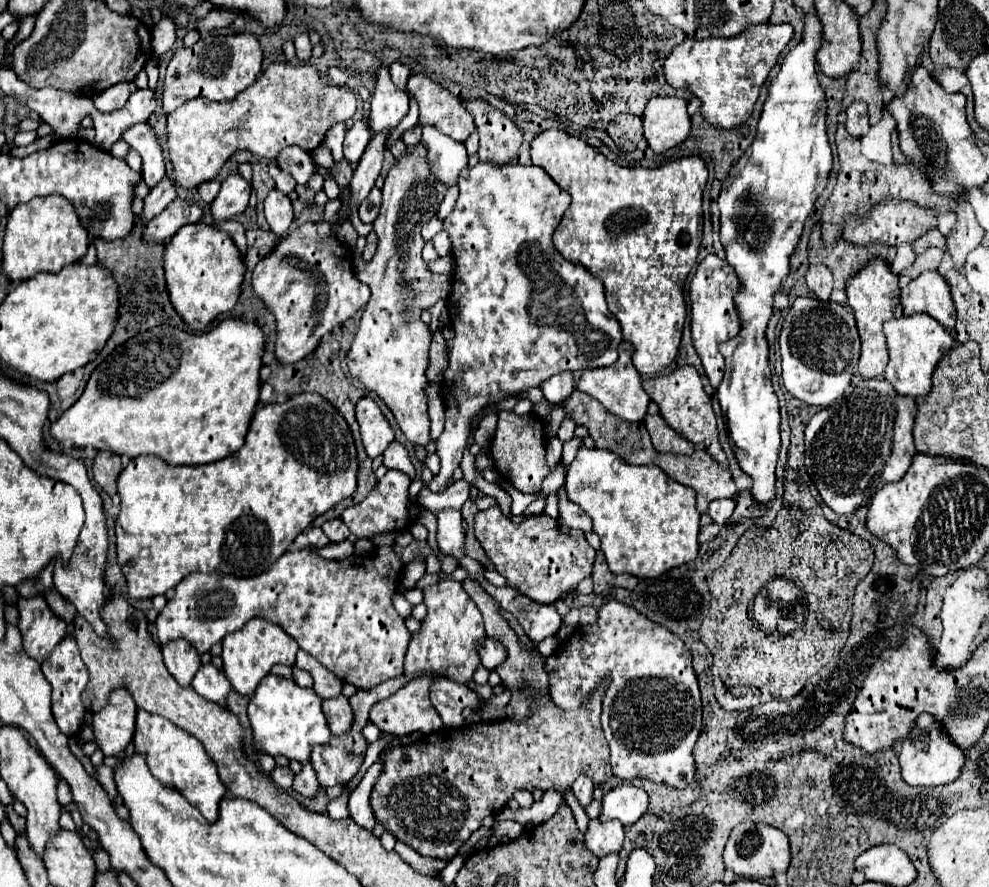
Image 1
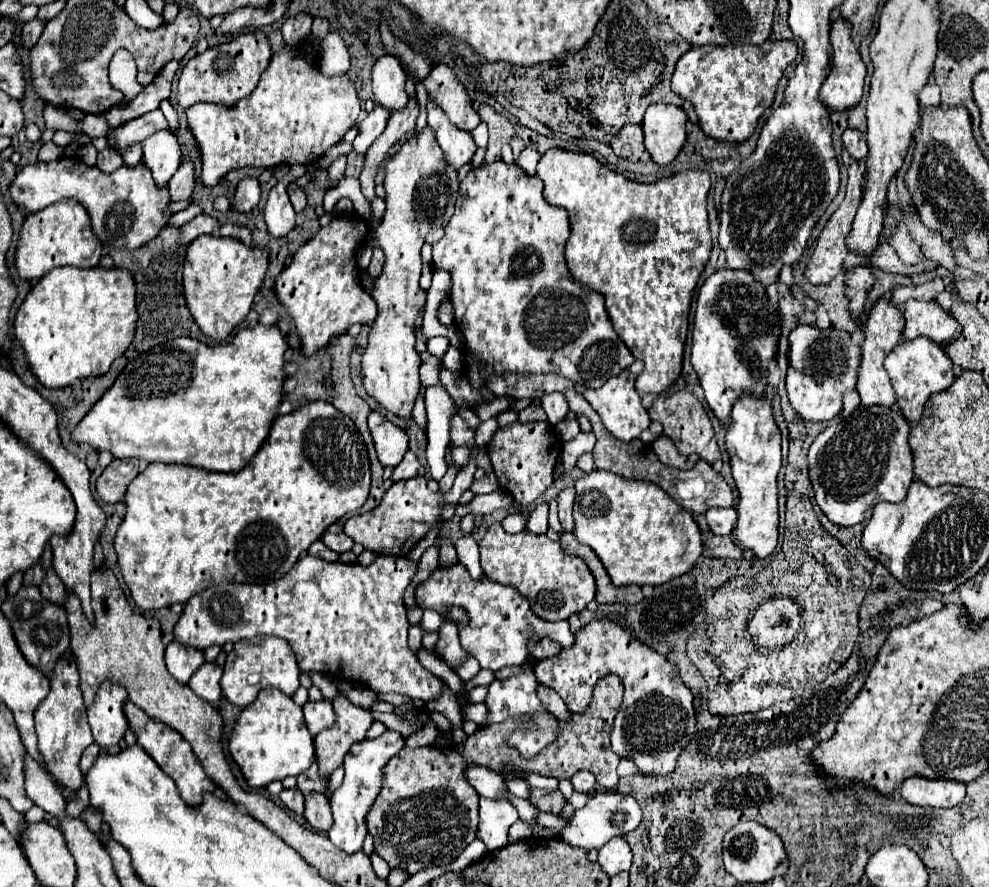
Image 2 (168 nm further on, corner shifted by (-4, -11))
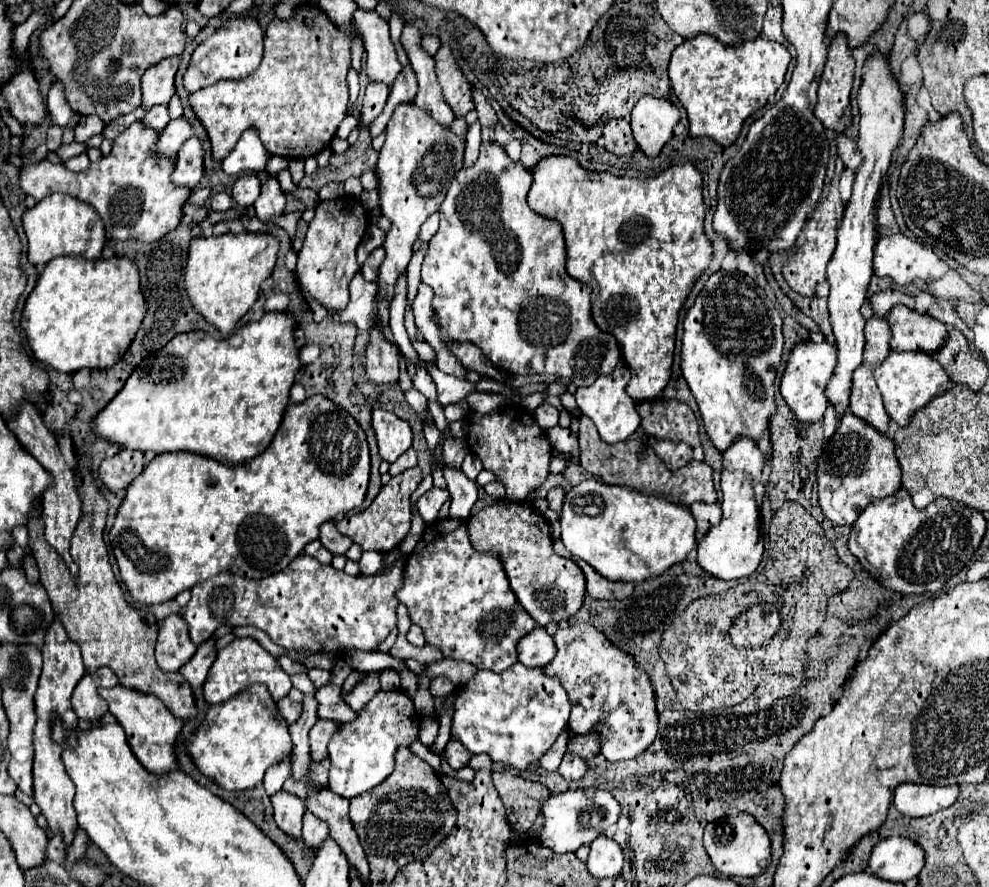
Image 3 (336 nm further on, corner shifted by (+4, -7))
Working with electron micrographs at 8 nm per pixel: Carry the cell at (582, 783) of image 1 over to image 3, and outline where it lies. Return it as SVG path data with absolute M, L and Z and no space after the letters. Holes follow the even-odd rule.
M564 753L564 759L558 767L558 771L564 775L564 779L568 781L574 781L574 779L580 779L584 773L586 773L586 761L574 753Z

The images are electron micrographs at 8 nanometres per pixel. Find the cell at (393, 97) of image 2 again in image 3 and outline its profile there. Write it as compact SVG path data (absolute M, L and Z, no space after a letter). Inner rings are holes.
M358 9L354 13L354 21L364 37L364 49L368 53L366 61L368 77L372 81L392 85L402 65L396 57L396 47L390 39L388 21L382 19L376 11L364 11L364 9Z

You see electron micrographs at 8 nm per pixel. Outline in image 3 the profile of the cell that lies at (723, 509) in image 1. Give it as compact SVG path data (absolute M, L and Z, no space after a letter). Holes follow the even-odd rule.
M694 503L694 505L690 505L690 511L692 511L694 519L696 519L696 531L698 533L706 533L722 517L722 509L720 509L718 503L714 503L714 505Z

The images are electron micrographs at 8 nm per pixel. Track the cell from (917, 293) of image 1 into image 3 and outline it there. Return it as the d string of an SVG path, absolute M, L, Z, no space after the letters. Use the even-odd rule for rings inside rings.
M896 305L890 311L888 325L892 331L892 351L936 353L948 337L948 331L940 321L932 321L928 315L910 311L904 305Z

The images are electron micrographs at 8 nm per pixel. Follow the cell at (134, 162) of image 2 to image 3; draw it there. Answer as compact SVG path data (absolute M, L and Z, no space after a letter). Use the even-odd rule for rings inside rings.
M140 107L140 109L136 109L134 113L128 113L126 117L118 117L118 119L114 119L114 121L104 129L104 137L110 139L110 141L114 141L114 139L124 131L124 129L130 127L130 123L140 121L144 115L146 115L146 111Z

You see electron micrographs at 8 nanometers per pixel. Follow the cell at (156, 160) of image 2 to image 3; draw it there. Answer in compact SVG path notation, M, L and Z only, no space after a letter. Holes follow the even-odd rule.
M178 117L178 119L172 119L166 129L160 133L160 139L158 139L158 153L160 155L176 155L178 149L182 147L182 143L186 139L190 139L194 135L194 129L192 125L188 123L186 117Z

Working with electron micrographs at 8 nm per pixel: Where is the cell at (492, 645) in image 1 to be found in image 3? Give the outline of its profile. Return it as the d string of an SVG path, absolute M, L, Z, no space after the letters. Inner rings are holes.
M450 517L436 519L434 523L426 525L422 539L406 559L402 587L396 591L396 597L408 607L412 623L422 627L430 645L438 647L444 657L462 659L472 663L476 669L508 669L514 661L518 661L516 643L536 627L532 617L522 609L514 591L510 589L498 553L478 553L470 543L466 521L456 521Z

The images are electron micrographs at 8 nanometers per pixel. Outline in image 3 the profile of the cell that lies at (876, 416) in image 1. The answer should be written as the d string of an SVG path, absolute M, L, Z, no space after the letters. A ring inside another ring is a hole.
M846 413L818 461L818 497L826 517L836 525L852 525L868 503L890 497L898 489L900 465L894 455L894 443L862 419Z

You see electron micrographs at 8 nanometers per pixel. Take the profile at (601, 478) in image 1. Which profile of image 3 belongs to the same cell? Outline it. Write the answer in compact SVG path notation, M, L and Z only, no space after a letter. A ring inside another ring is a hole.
M586 479L566 493L560 525L566 549L610 581L640 583L650 575L662 575L696 549L696 521L688 509L658 495L642 495L596 479Z

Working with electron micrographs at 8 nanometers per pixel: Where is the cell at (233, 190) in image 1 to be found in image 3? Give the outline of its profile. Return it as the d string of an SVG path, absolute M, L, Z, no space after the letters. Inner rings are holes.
M252 173L252 175L242 175L232 189L232 199L240 205L240 207L248 207L252 205L260 195L260 179Z

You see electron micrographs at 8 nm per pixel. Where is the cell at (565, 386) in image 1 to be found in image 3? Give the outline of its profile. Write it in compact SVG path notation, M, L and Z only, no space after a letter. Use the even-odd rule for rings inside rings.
M544 403L542 407L538 407L538 409L536 409L534 417L536 417L538 425L540 425L540 427L546 431L546 429L550 429L550 427L558 425L558 417L560 417L560 411L558 411L556 407L552 407L550 403Z

